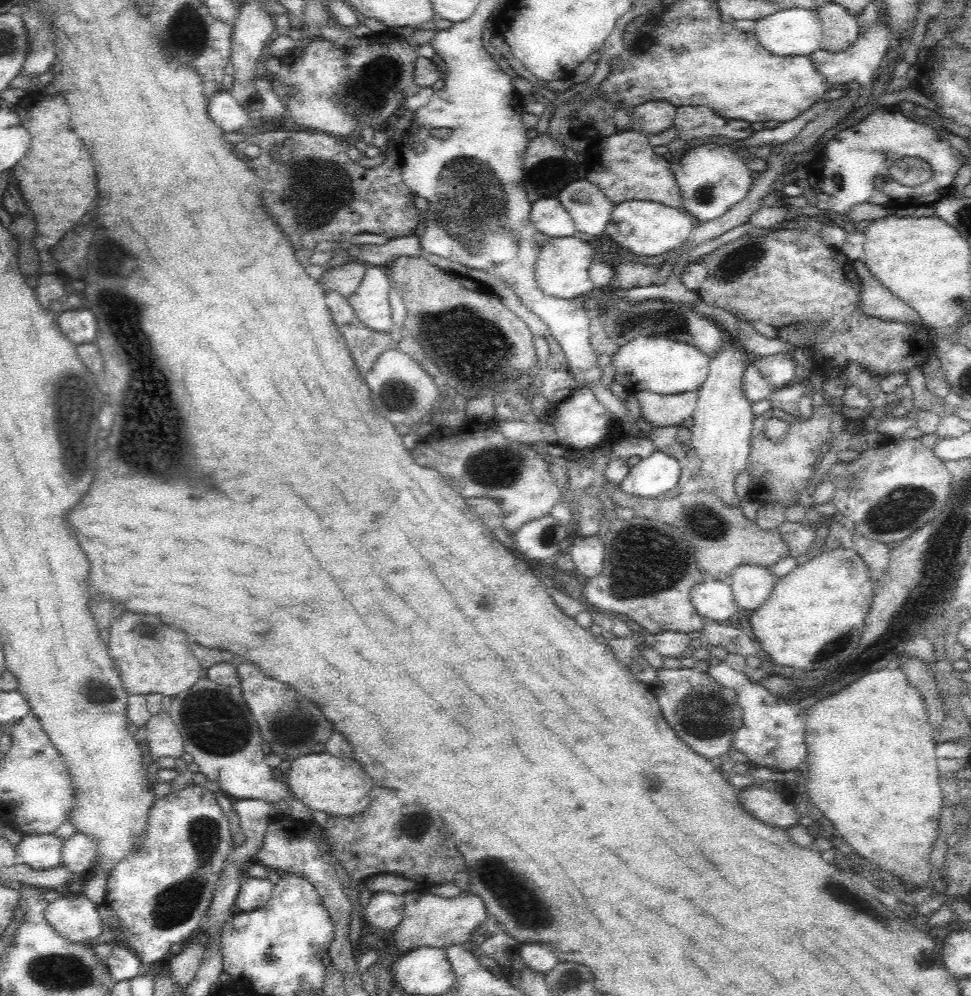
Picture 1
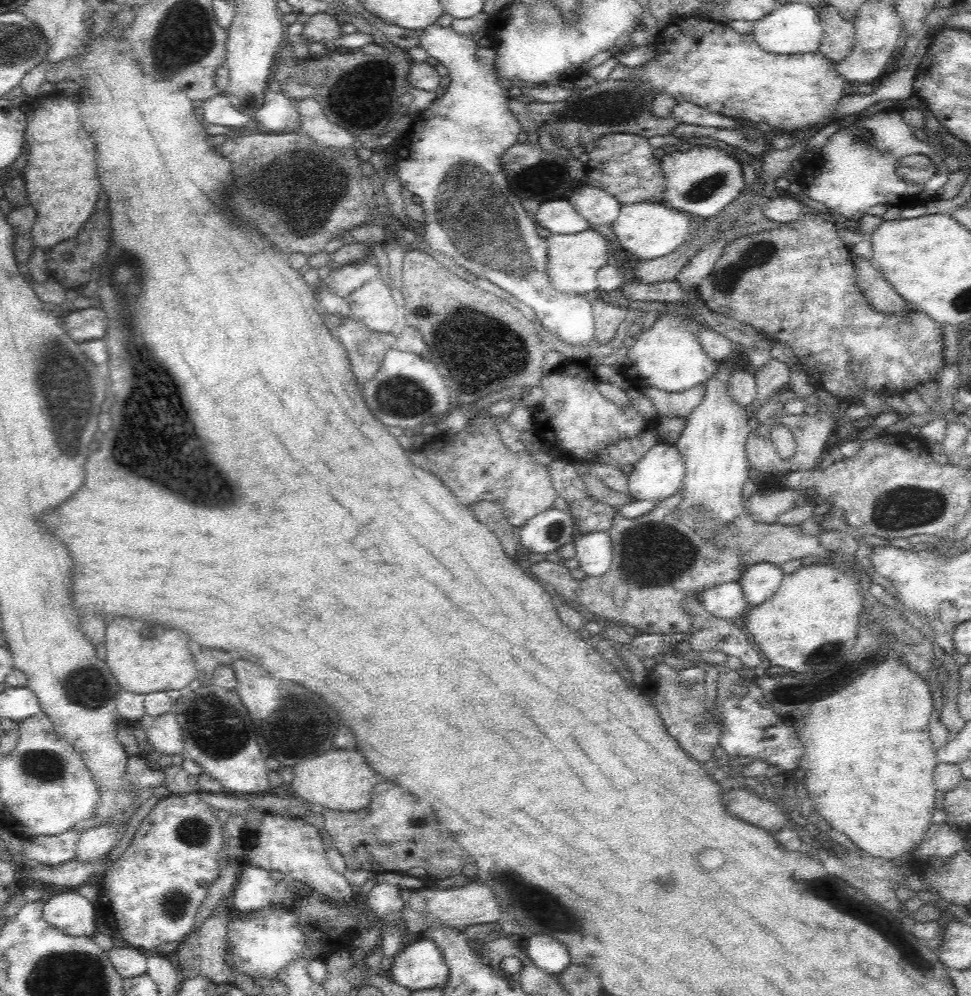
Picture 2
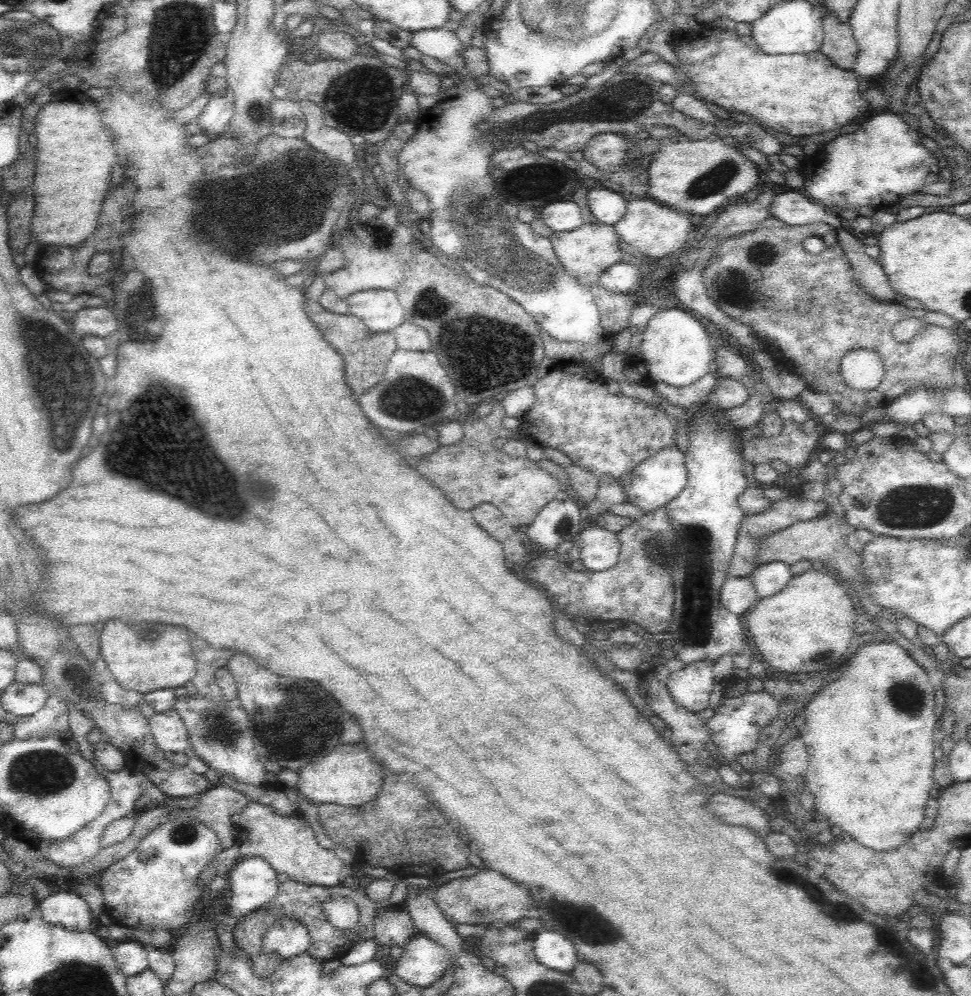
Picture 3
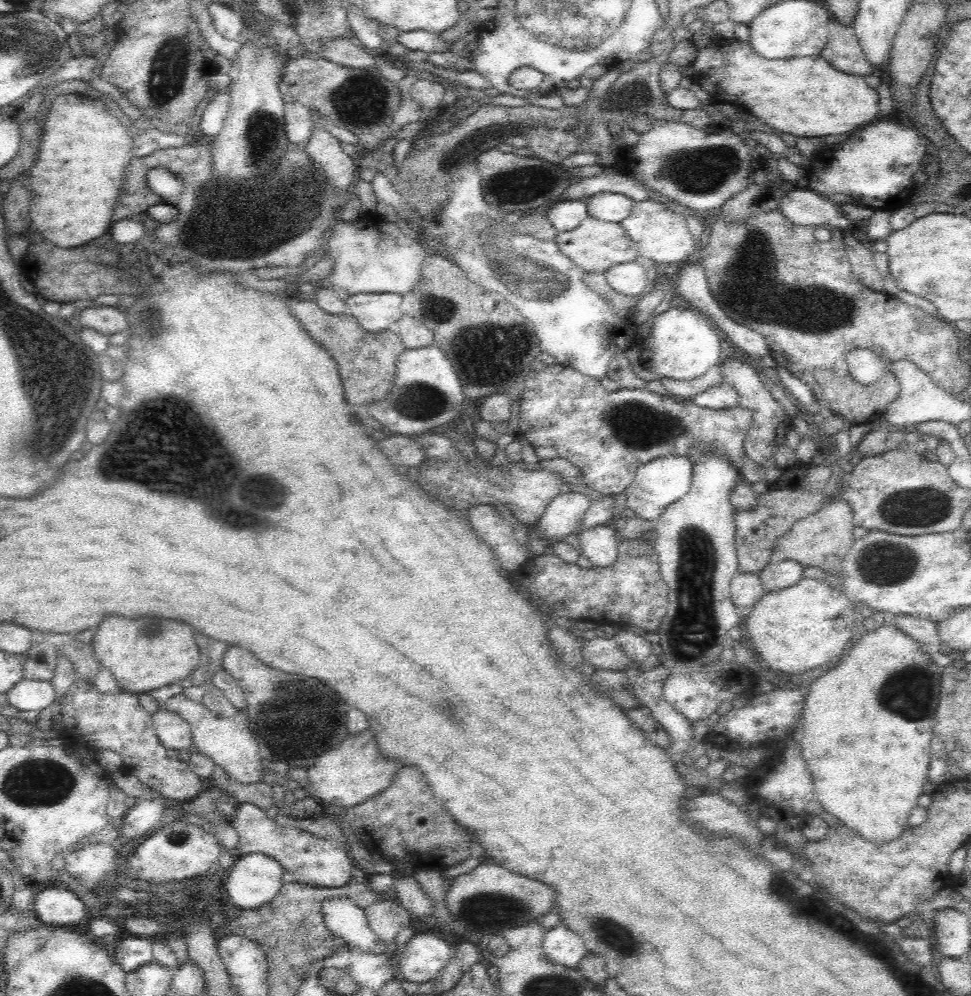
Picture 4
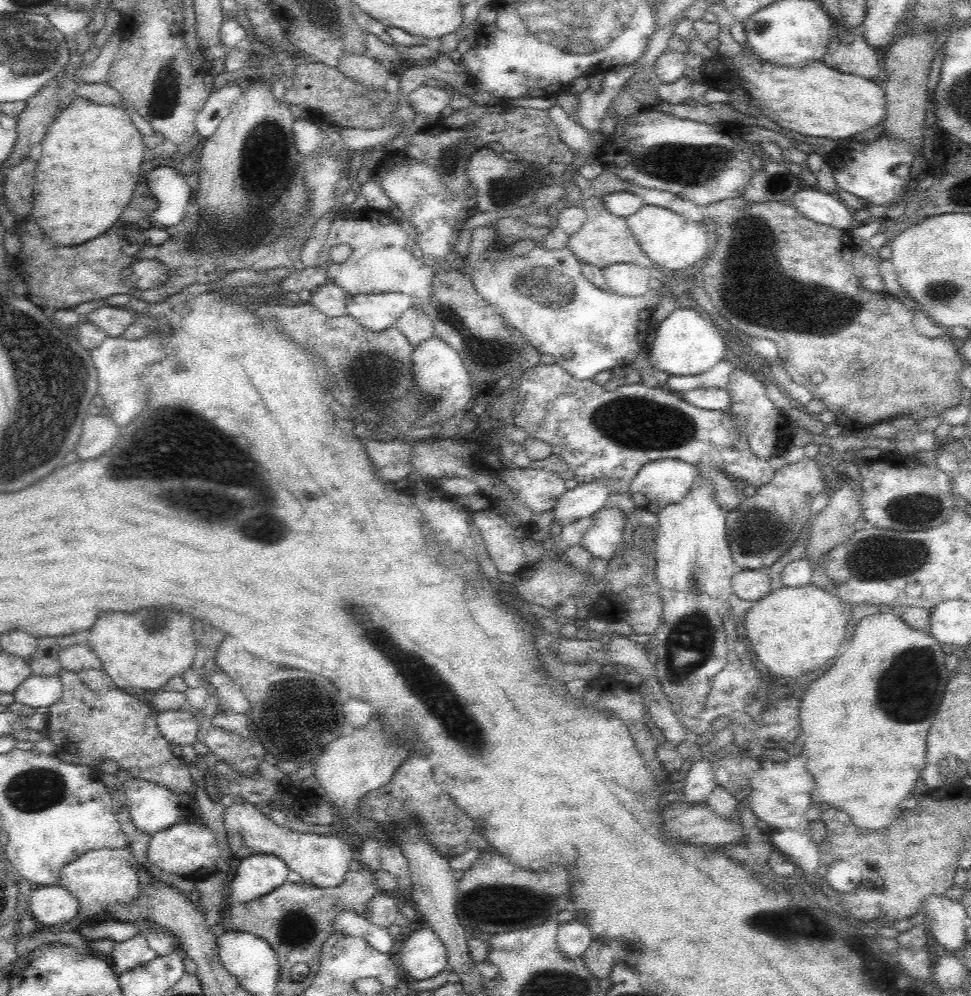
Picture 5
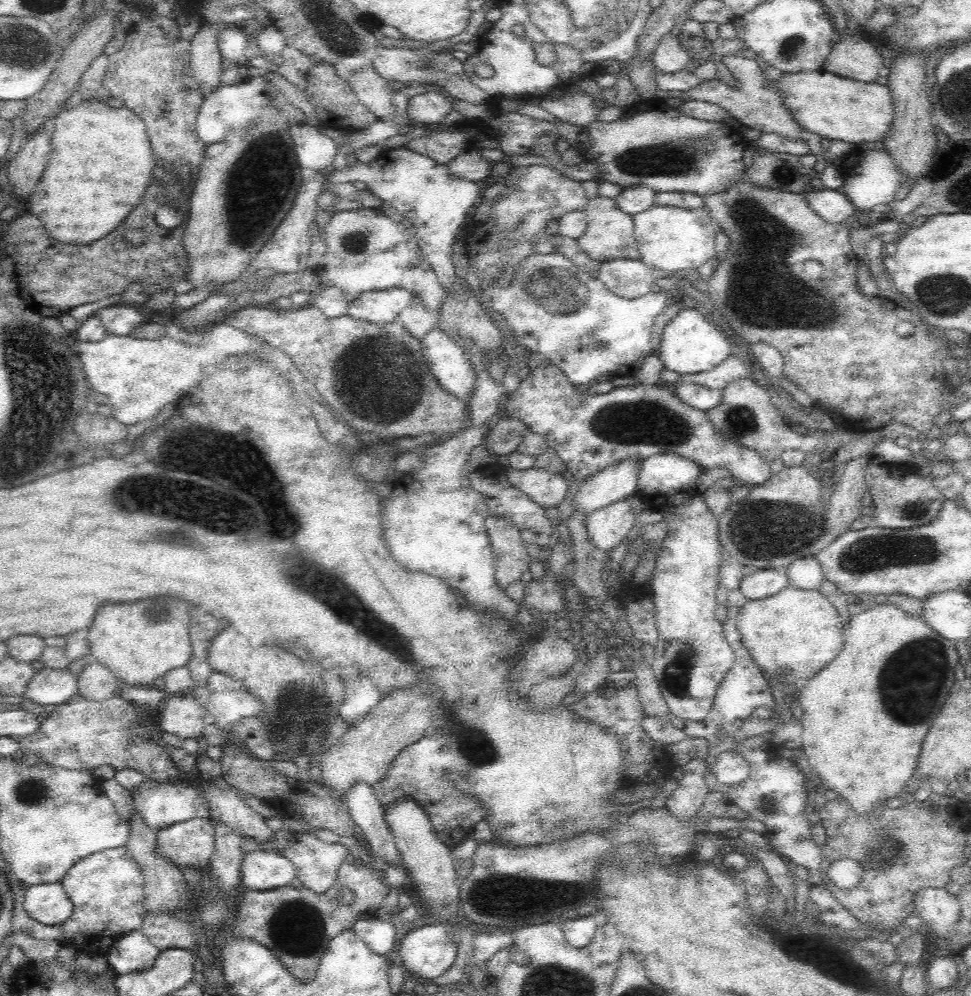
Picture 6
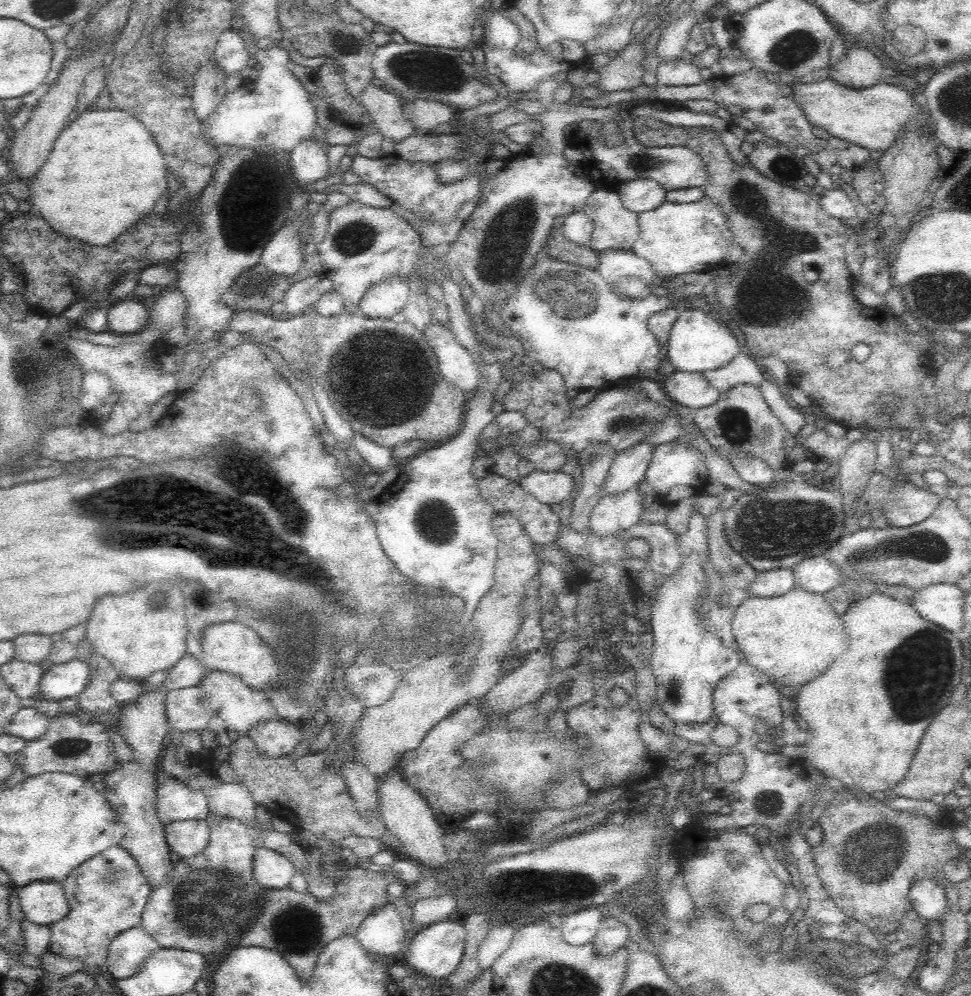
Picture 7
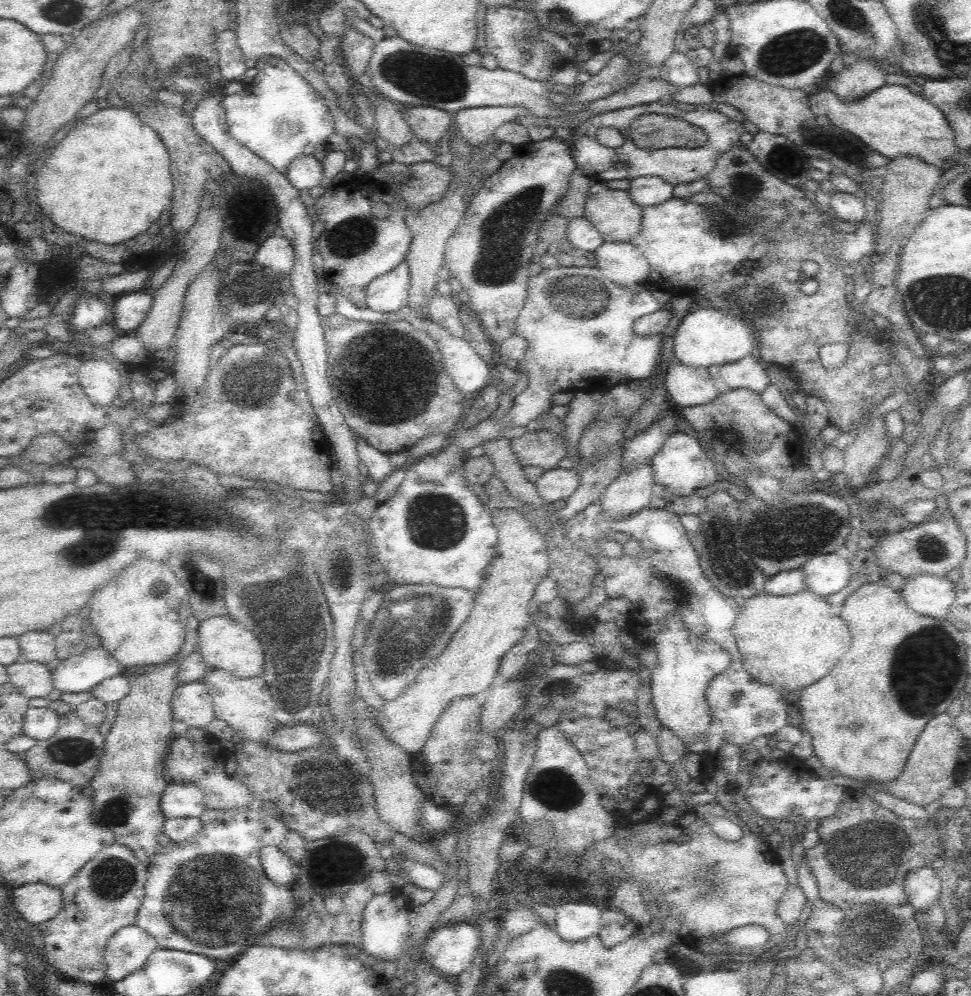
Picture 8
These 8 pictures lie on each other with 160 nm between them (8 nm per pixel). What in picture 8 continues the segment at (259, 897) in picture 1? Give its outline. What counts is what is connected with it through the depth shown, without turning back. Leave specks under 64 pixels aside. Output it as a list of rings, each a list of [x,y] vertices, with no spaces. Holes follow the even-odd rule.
[[[265,846],[260,849],[259,853],[263,871],[272,882],[294,886],[295,863],[282,849],[277,846]]]

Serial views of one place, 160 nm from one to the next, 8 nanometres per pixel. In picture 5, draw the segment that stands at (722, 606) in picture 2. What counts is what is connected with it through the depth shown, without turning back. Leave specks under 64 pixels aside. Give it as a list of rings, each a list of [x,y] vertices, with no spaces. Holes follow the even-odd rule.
[[[737,570],[731,580],[731,588],[738,598],[756,603],[772,592],[770,575],[760,570]]]

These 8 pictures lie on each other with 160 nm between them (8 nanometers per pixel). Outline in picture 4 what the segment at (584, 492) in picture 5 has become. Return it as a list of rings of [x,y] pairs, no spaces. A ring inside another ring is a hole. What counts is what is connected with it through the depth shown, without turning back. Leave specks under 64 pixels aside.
[[[579,491],[559,494],[548,504],[542,516],[536,522],[536,532],[548,542],[561,540],[568,534],[582,531],[582,520],[593,501]]]

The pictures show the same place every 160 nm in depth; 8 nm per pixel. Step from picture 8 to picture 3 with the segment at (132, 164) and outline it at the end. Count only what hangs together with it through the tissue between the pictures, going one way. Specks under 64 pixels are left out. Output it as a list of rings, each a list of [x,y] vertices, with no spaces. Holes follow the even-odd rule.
[[[66,97],[49,101],[36,116],[36,178],[32,184],[36,210],[32,232],[40,245],[76,246],[98,226],[102,202],[116,162],[114,138],[102,126],[102,116],[90,99],[86,104]]]

